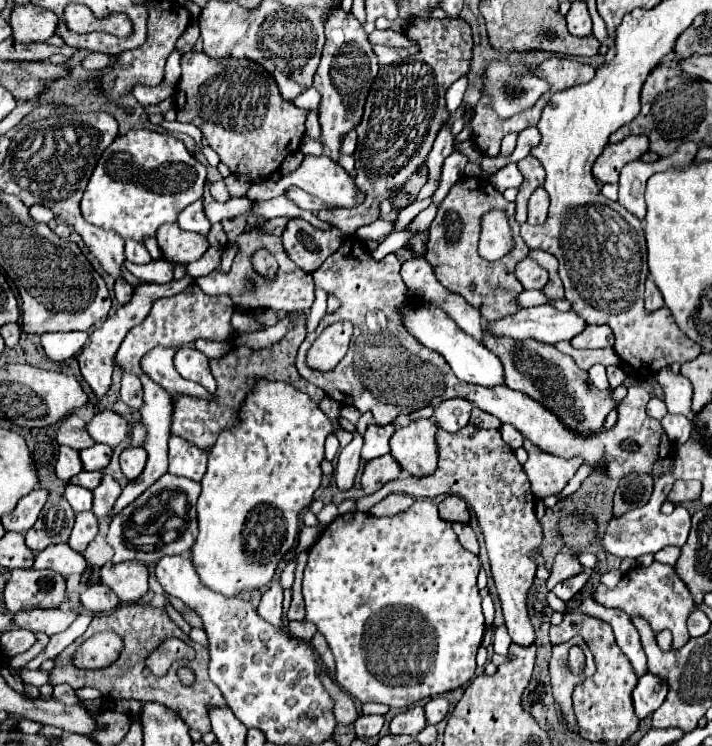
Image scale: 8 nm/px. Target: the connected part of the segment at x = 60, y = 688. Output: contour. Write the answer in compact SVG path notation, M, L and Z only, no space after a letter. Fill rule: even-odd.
M66 683L54 686L52 696L54 699L67 705L81 705L80 700L76 697L74 689Z

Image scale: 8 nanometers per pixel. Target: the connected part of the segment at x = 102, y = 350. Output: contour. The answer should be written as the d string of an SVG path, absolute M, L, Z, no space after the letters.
M185 276L181 280L173 280L169 284L141 284L139 288L135 288L135 294L131 298L131 302L127 306L121 306L113 316L107 316L103 320L103 324L99 328L93 330L91 338L89 338L89 344L83 348L83 352L79 354L79 368L81 368L81 374L83 378L87 380L87 384L91 386L91 390L97 394L97 396L103 396L109 386L111 386L111 372L113 372L113 358L115 358L115 352L119 350L123 338L127 336L127 332L137 326L139 322L145 320L145 316L149 314L149 308L151 308L151 300L157 300L157 298L165 298L165 296L175 296L179 292L183 292L189 284L193 284L195 278L191 276Z

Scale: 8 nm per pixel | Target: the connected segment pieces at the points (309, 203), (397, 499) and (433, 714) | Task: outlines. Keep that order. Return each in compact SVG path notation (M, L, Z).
M289 188L289 190L285 192L285 196L287 196L289 200L293 200L301 210L311 210L311 212L315 212L315 210L321 210L321 208L323 208L323 202L321 202L321 200L315 200L313 196L305 194L301 188Z
M389 494L385 500L381 500L379 504L375 504L369 512L373 516L395 516L403 510L407 510L415 500L407 494Z
M433 698L425 704L425 718L427 718L427 724L439 724L445 714L447 714L447 708L449 708L449 702L445 698Z

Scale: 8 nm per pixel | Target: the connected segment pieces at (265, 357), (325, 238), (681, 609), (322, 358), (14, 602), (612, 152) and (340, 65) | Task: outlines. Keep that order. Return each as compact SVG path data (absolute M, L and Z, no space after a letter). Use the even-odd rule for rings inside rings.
M305 316L297 322L297 326L293 330L289 330L285 334L285 338L277 344L273 344L271 348L263 348L263 350L251 350L251 348L233 348L225 358L221 360L211 360L210 368L217 381L217 392L215 392L215 400L213 402L205 402L199 398L191 398L191 396L175 396L175 410L173 410L173 426L171 432L191 444L195 444L197 448L209 450L217 436L229 428L239 424L239 408L243 406L245 396L255 388L257 380L265 378L271 382L287 382L293 384L295 388L299 388L301 392L307 392L315 402L321 402L321 398L325 396L325 392L321 388L313 388L307 380L303 380L303 376L299 376L297 368L295 368L295 358L297 358L297 350L299 344L305 340Z
M289 218L285 232L281 234L287 256L307 274L315 272L323 260L333 254L343 242L343 232L337 228L319 230L303 218Z
M653 562L651 566L635 566L627 576L621 578L621 582L615 588L599 586L595 590L595 600L601 602L607 608L619 608L633 616L643 616L651 624L651 630L657 634L661 630L671 630L673 634L673 648L681 648L689 640L687 632L687 618L693 612L695 604L691 598L691 592L687 592L687 584L679 580L679 574L673 566Z
M335 322L323 330L307 354L307 364L317 370L331 370L345 356L353 326L349 322Z
M13 570L5 586L5 604L9 612L29 608L59 608L65 598L65 578L49 570Z
M629 136L619 144L609 144L597 158L593 176L605 184L617 182L621 168L631 160L639 160L645 152L649 152L647 136Z
M333 6L325 16L323 26L325 26L327 42L323 48L321 64L317 68L313 86L321 92L321 98L323 98L321 112L319 112L323 144L329 148L331 158L337 160L341 136L353 130L355 124L361 120L363 104L377 76L379 66L377 66L377 56L367 40L367 34L363 32L363 26L351 12L345 12L341 6Z

